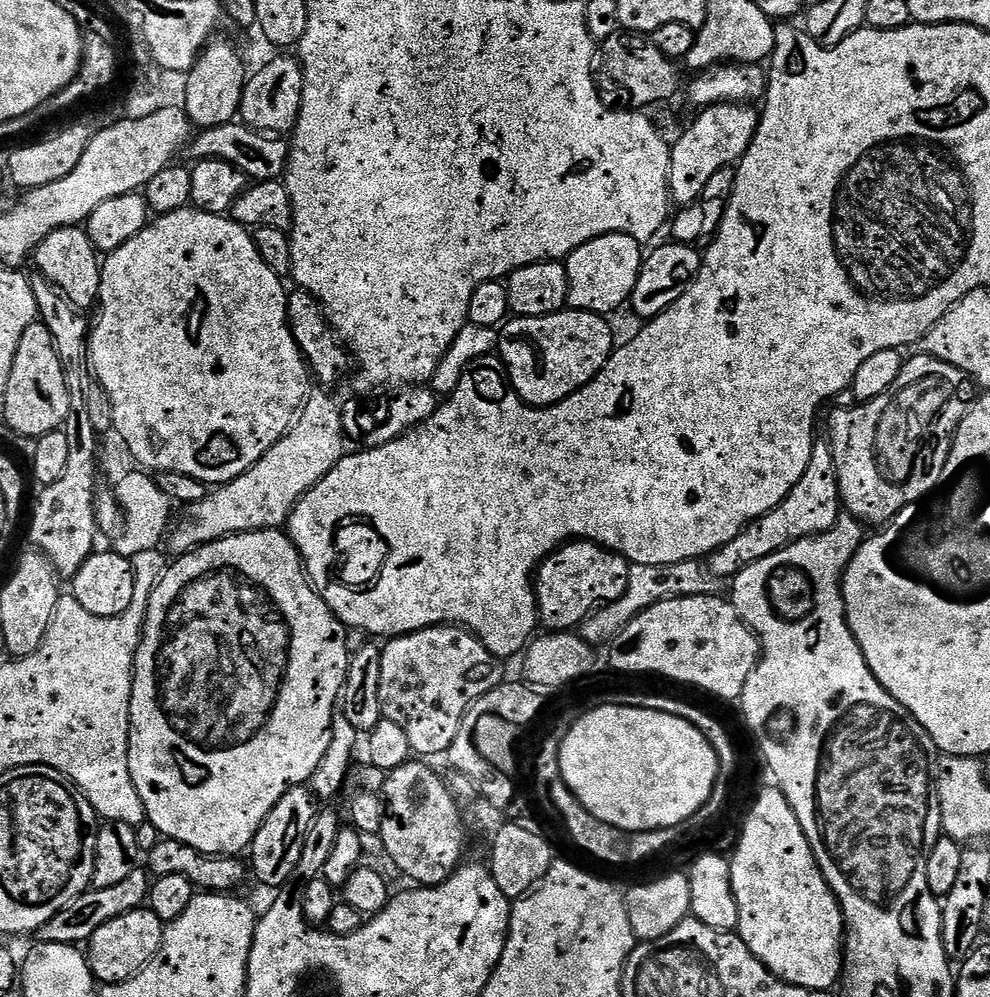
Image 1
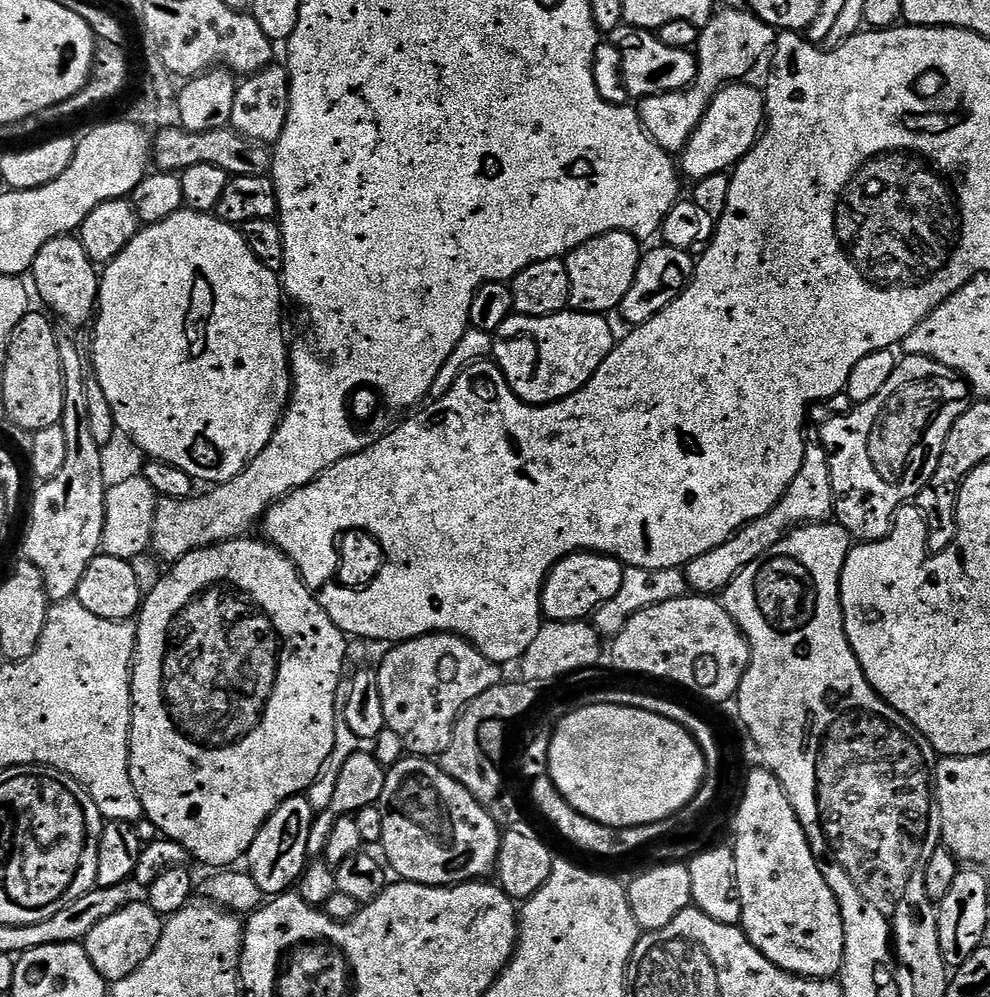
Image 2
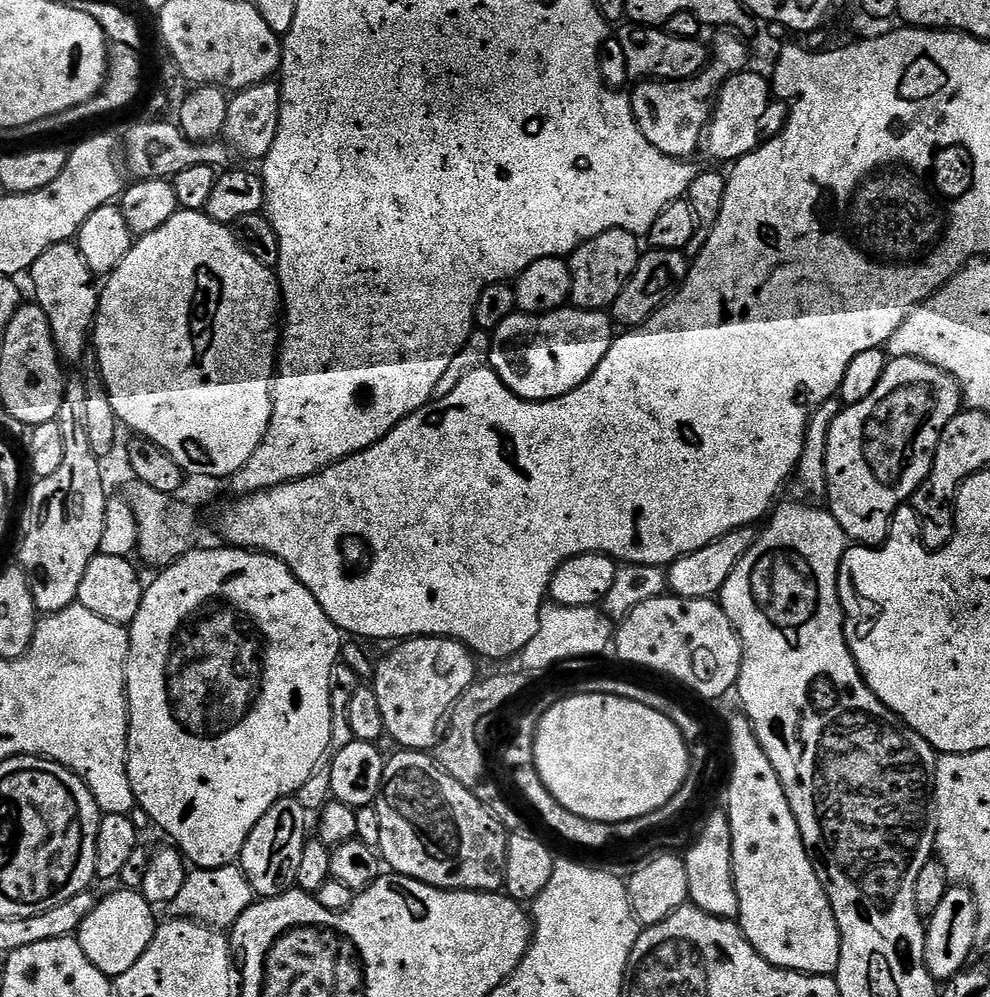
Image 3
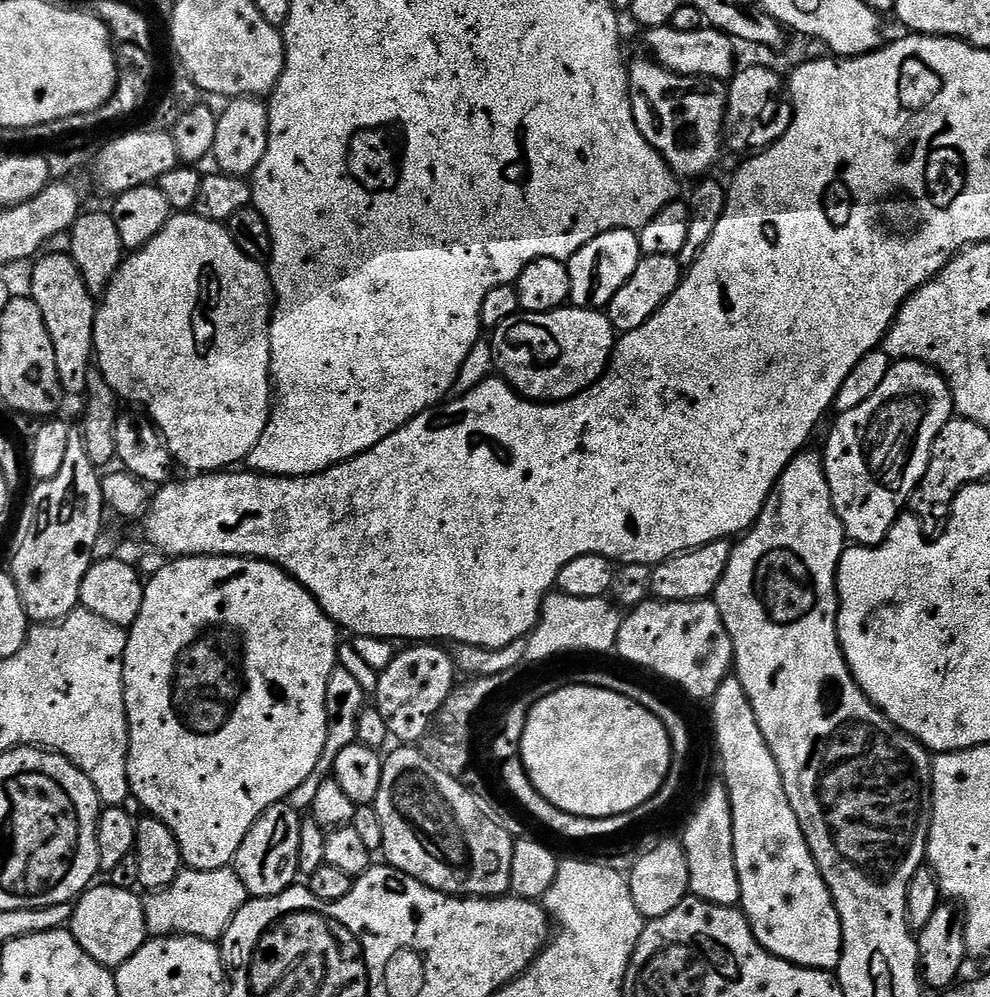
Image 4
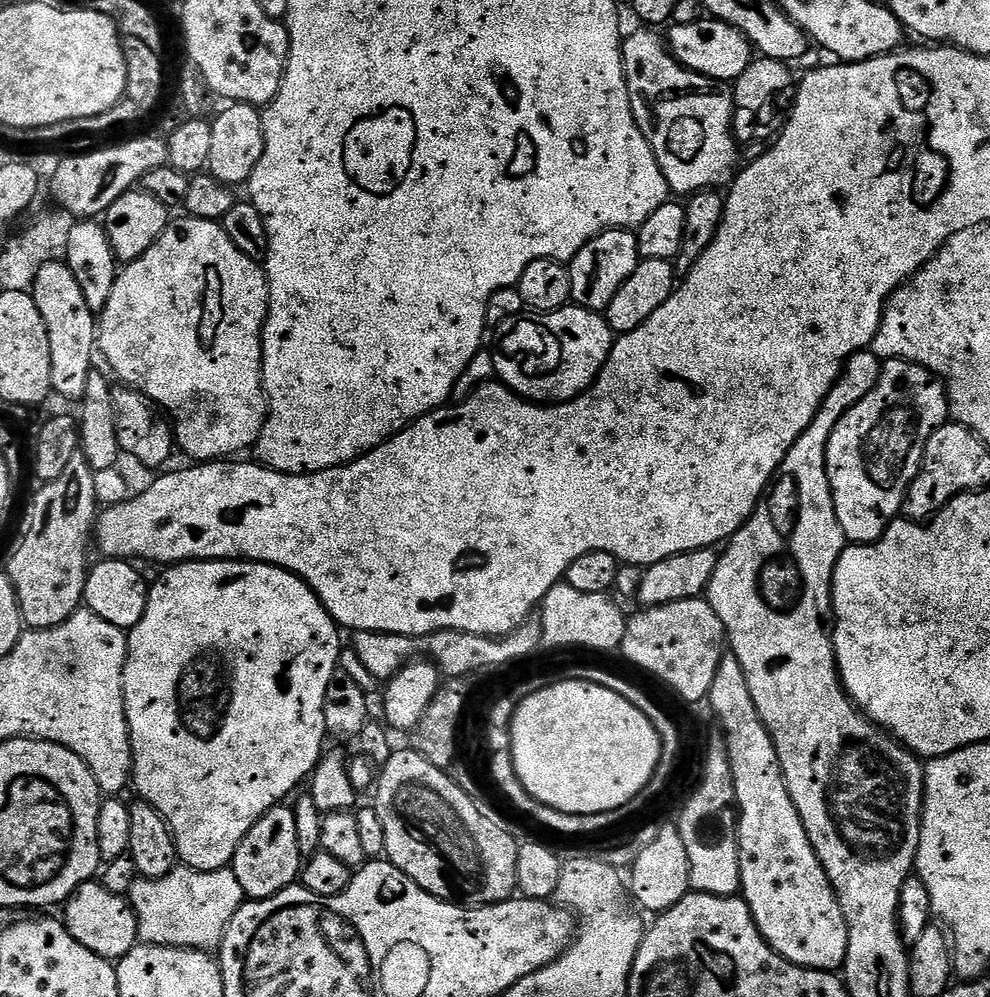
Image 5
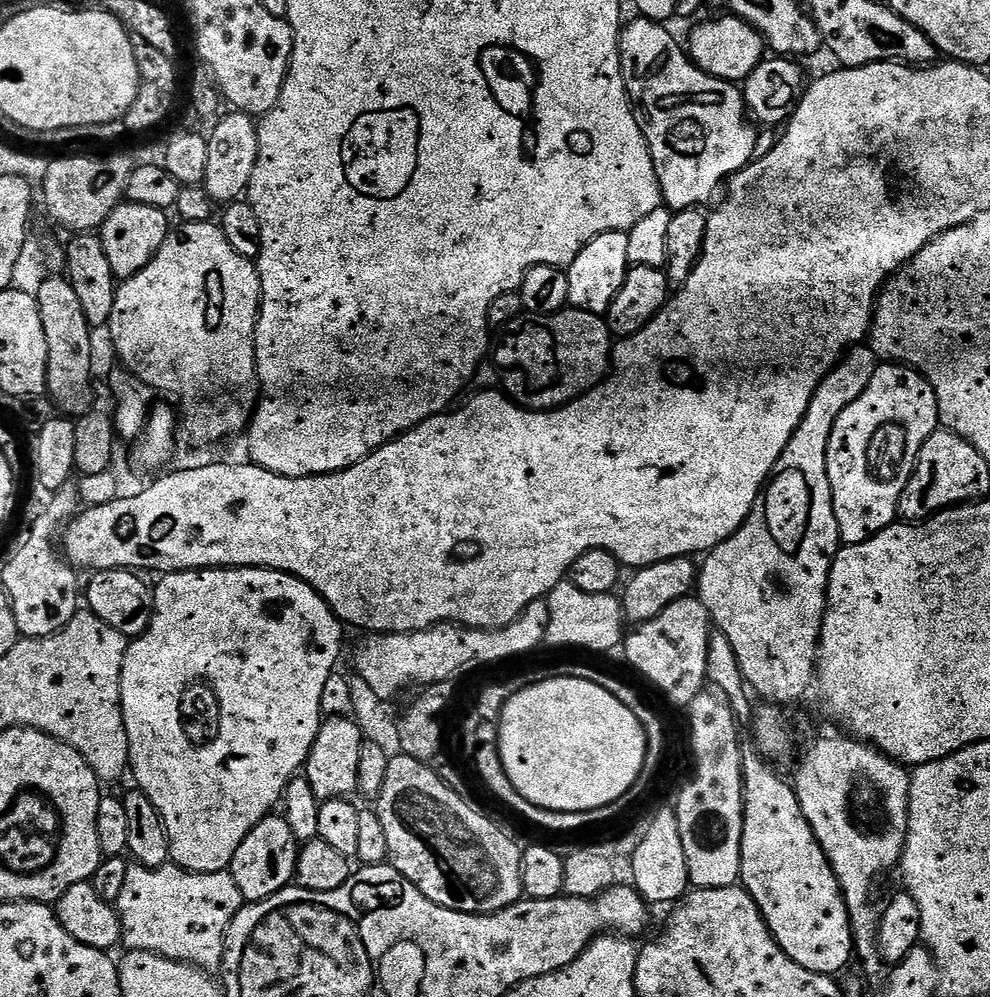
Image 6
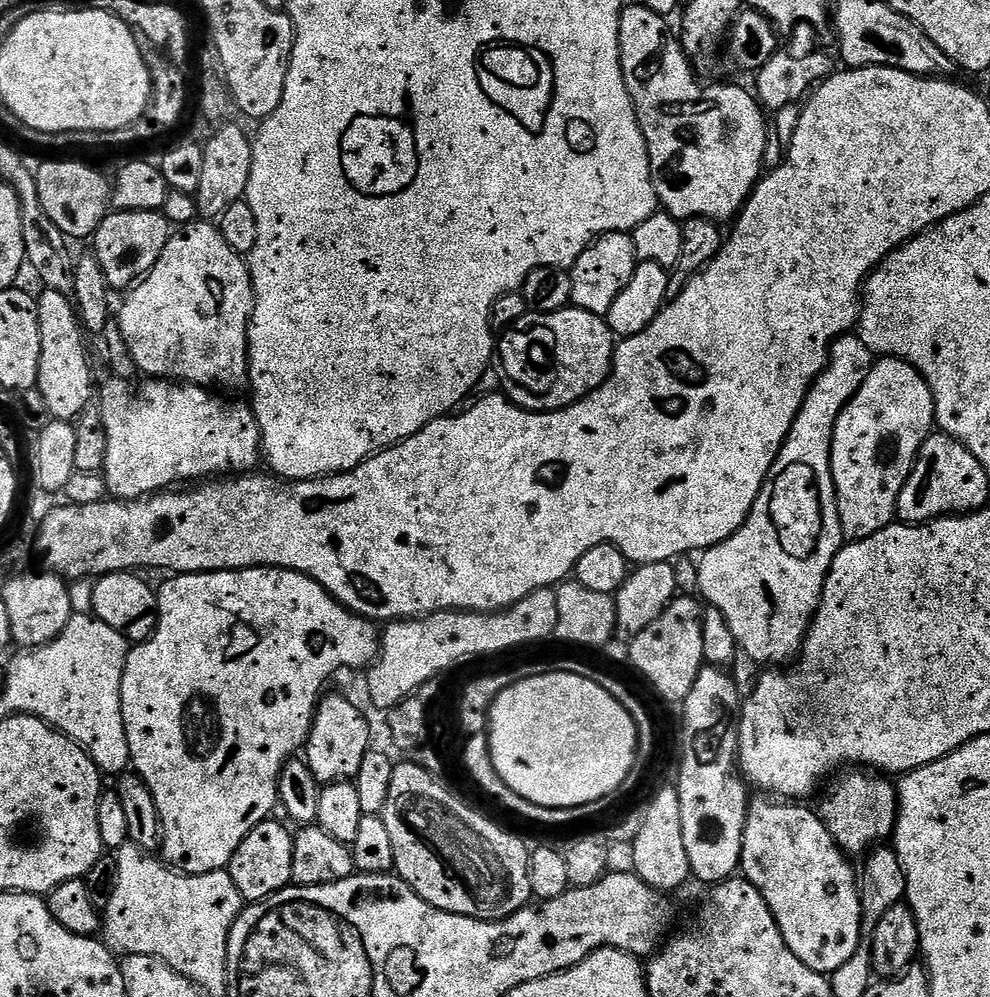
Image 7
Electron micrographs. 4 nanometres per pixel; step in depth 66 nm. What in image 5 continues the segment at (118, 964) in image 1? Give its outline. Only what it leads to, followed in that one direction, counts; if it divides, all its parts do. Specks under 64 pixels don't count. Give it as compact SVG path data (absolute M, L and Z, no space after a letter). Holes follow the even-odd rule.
M89 882L78 886L78 890L74 890L74 894L63 905L62 911L62 922L72 937L82 942L86 950L94 950L94 954L104 960L121 960L138 943L138 922L132 905L125 897L110 894L103 883Z

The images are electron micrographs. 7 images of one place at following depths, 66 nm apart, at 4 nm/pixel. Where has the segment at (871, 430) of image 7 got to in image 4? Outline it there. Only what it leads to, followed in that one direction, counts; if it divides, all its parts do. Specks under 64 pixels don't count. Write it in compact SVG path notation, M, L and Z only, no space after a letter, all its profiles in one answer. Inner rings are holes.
M898 360L889 367L886 378L882 378L882 386L862 406L854 406L854 410L835 417L836 425L822 447L822 459L834 510L842 522L845 537L853 545L875 546L888 537L894 522L905 511L912 491L922 482L922 474L926 474L934 438L938 438L942 426L953 416L952 391L947 380L918 360Z

